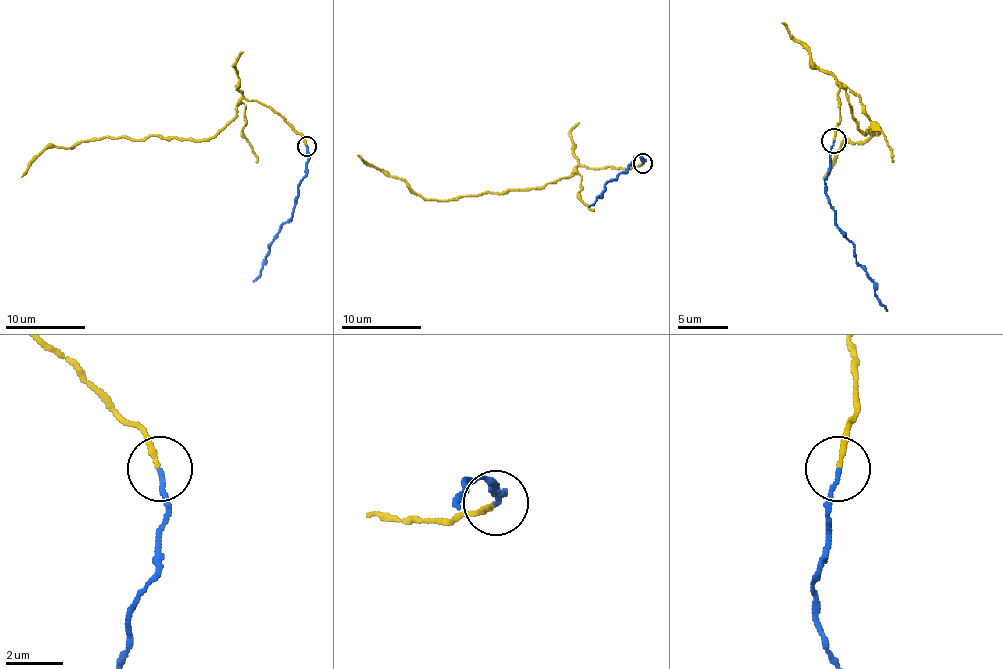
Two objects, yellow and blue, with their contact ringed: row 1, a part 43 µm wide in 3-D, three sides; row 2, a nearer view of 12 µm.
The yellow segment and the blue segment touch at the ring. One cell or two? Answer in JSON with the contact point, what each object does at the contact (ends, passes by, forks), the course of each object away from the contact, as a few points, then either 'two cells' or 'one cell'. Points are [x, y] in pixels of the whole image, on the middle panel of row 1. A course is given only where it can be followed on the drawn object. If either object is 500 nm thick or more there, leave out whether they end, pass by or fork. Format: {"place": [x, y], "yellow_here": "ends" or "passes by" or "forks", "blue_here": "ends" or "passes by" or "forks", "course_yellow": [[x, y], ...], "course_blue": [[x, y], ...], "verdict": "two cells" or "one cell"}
{"place": [643, 163], "yellow_here": "ends", "blue_here": "ends", "course_yellow": [[641, 163], [631, 168], [579, 167], [569, 176], [541, 186], [428, 200], [404, 180], [370, 167], [358, 155]], "course_blue": [[643, 163], [639, 157], [633, 159], [615, 178], [609, 180], [589, 206]], "verdict": "two cells"}

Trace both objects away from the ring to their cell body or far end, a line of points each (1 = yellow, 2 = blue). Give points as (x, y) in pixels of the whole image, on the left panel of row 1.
1: (305, 146), (279, 114), (243, 98), (233, 118), (205, 140), (92, 138), (68, 148), (48, 146), (22, 176)
2: (307, 146), (307, 170), (297, 188), (293, 214), (279, 228), (263, 260), (261, 274), (253, 282)

